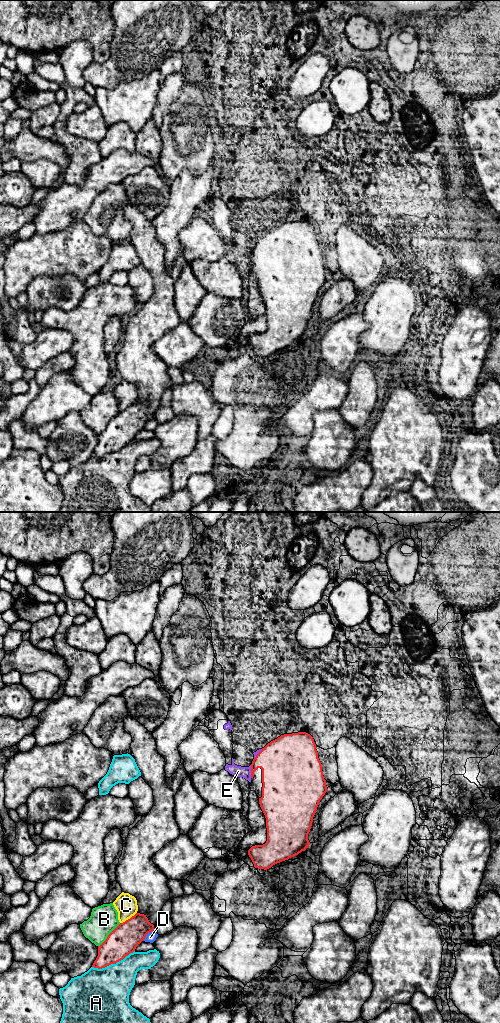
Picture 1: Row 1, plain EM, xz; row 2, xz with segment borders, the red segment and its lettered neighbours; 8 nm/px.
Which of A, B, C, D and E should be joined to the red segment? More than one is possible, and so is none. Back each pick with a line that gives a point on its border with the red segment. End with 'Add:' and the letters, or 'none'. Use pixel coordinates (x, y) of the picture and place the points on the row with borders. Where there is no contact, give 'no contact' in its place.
Add: none

